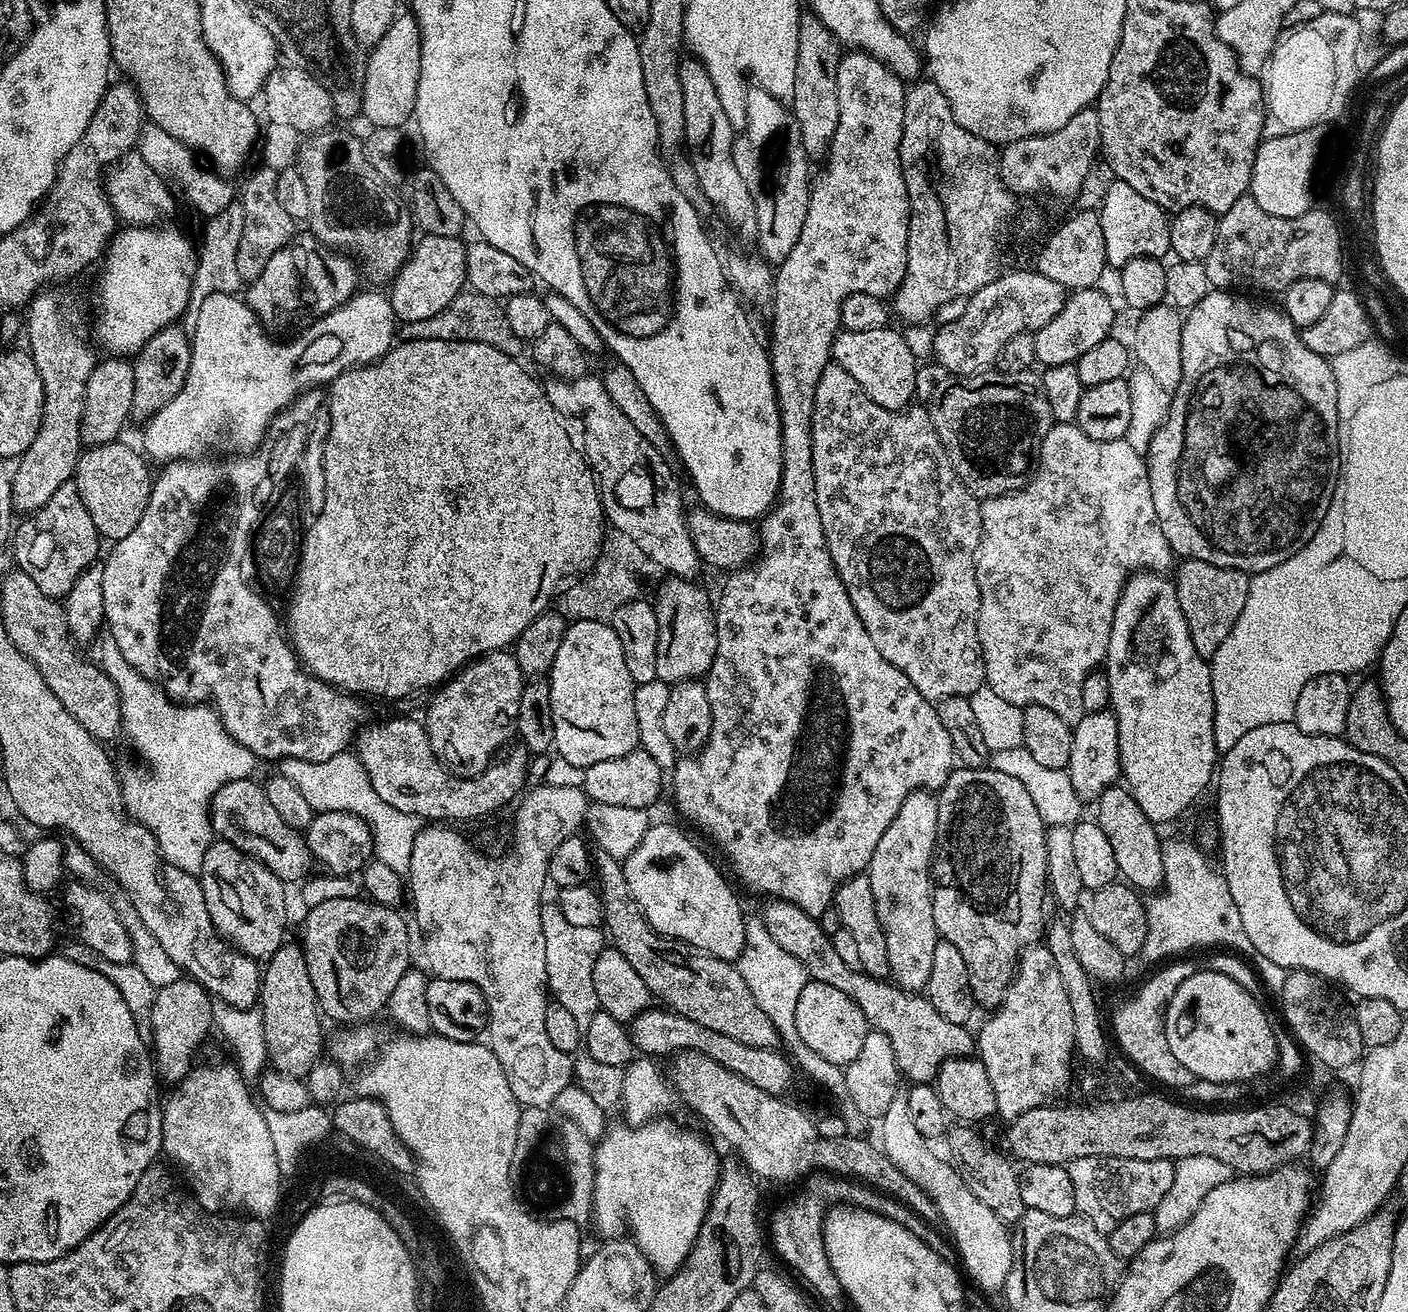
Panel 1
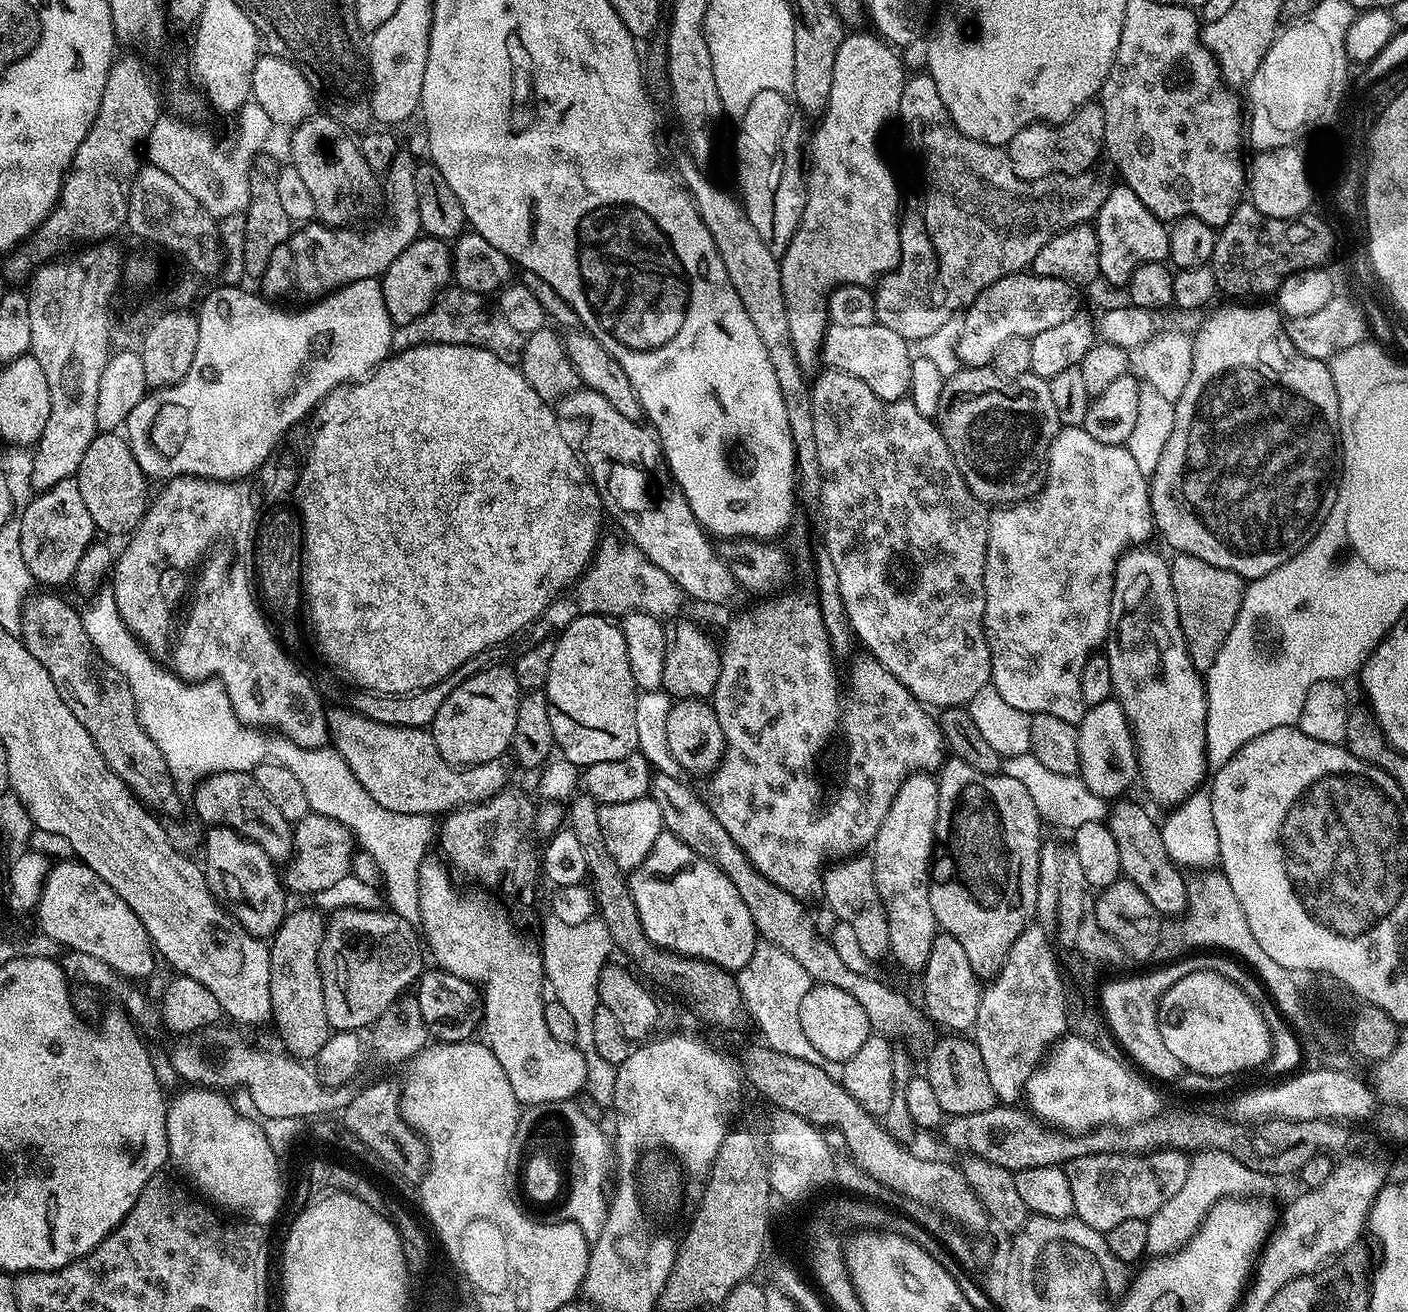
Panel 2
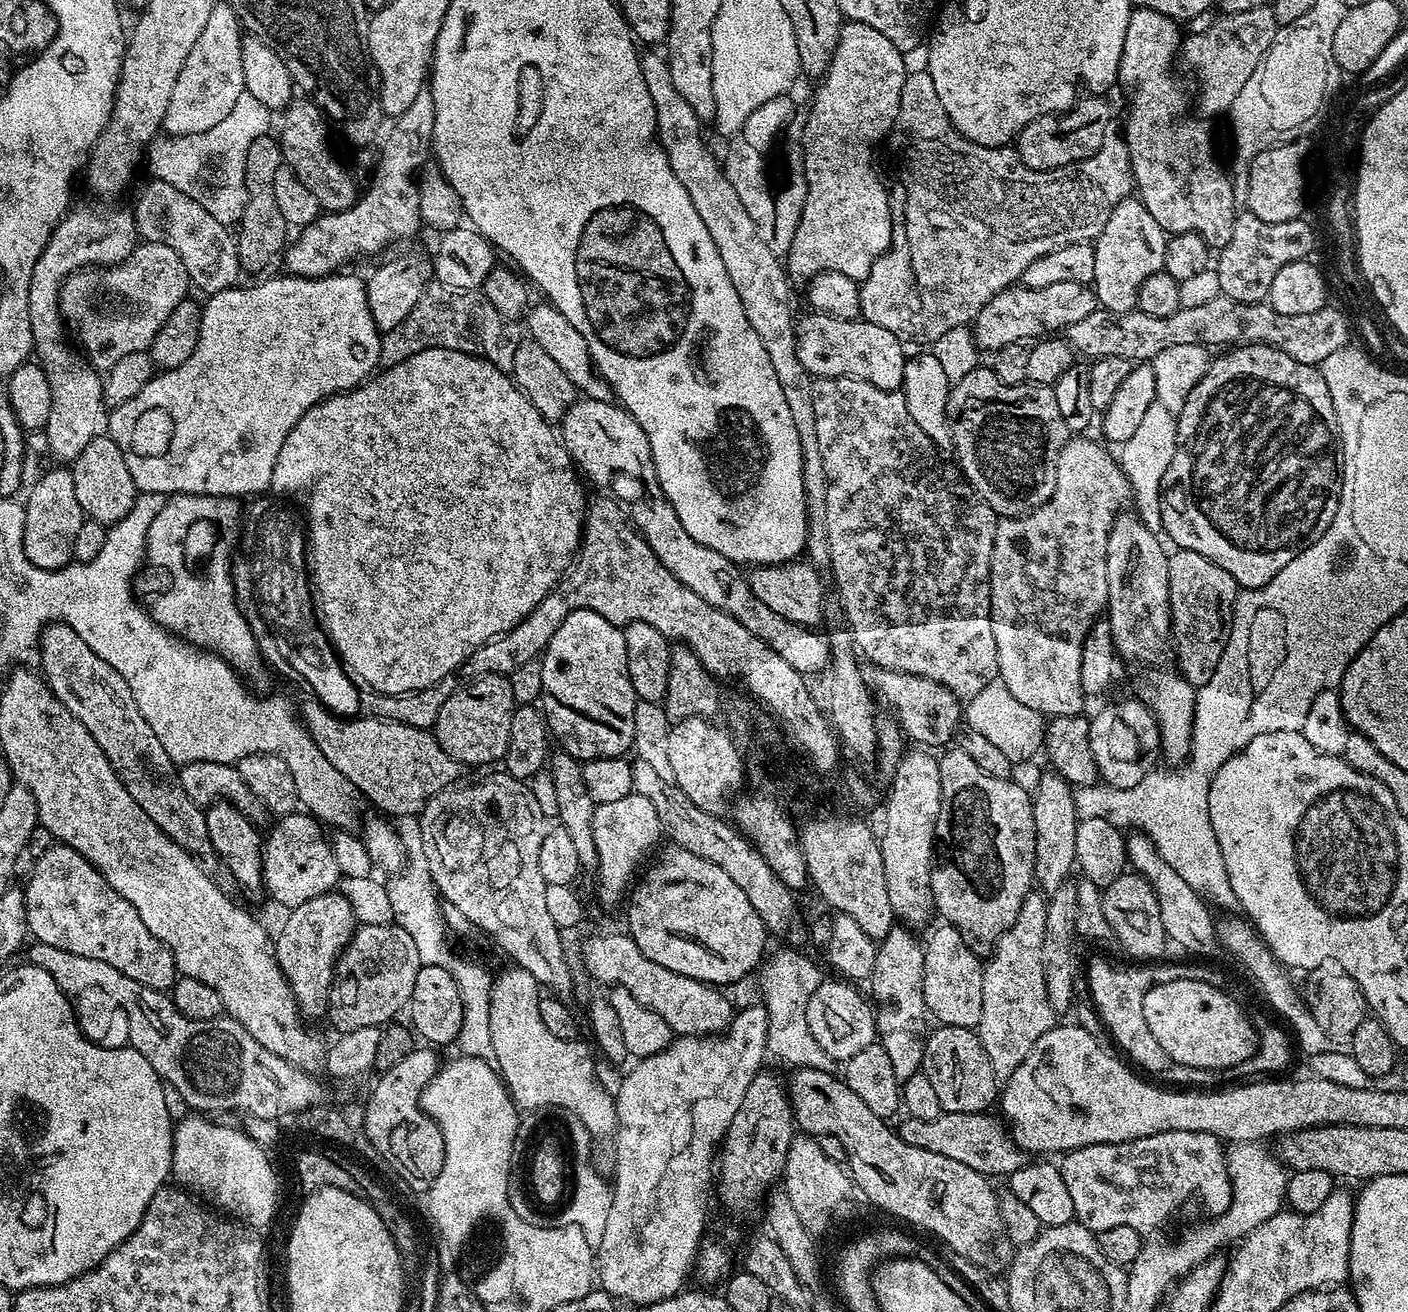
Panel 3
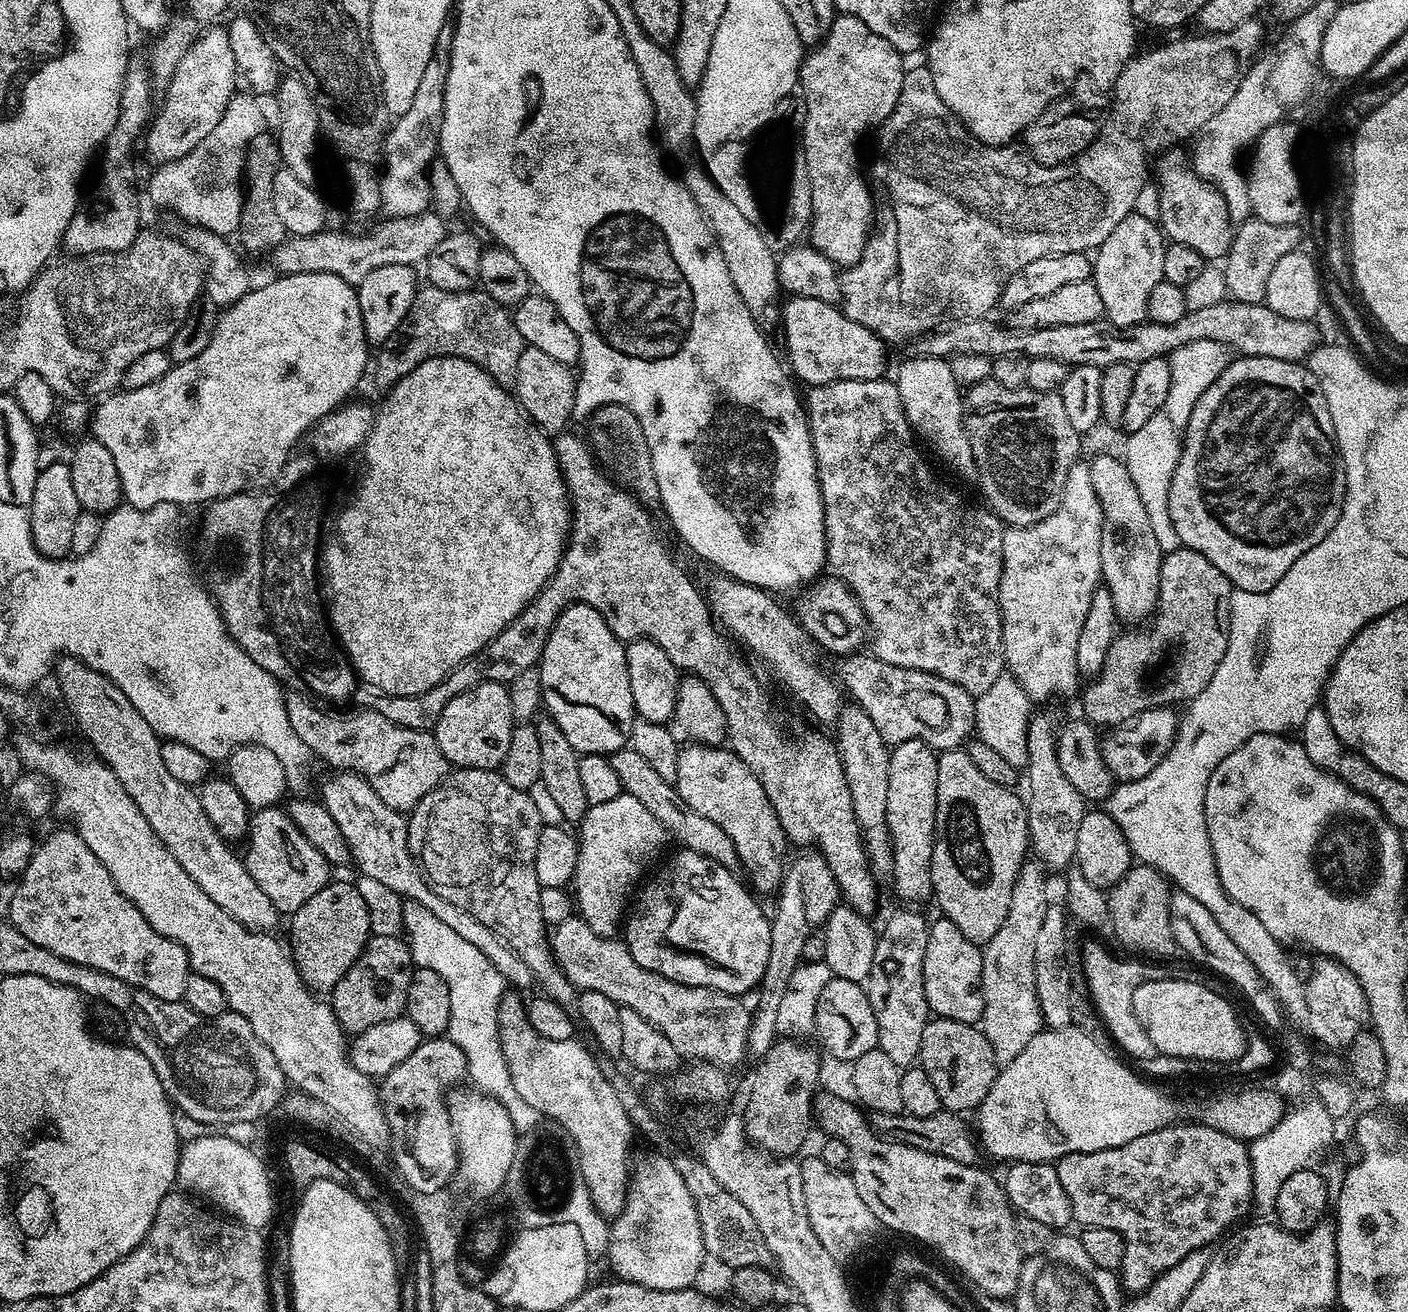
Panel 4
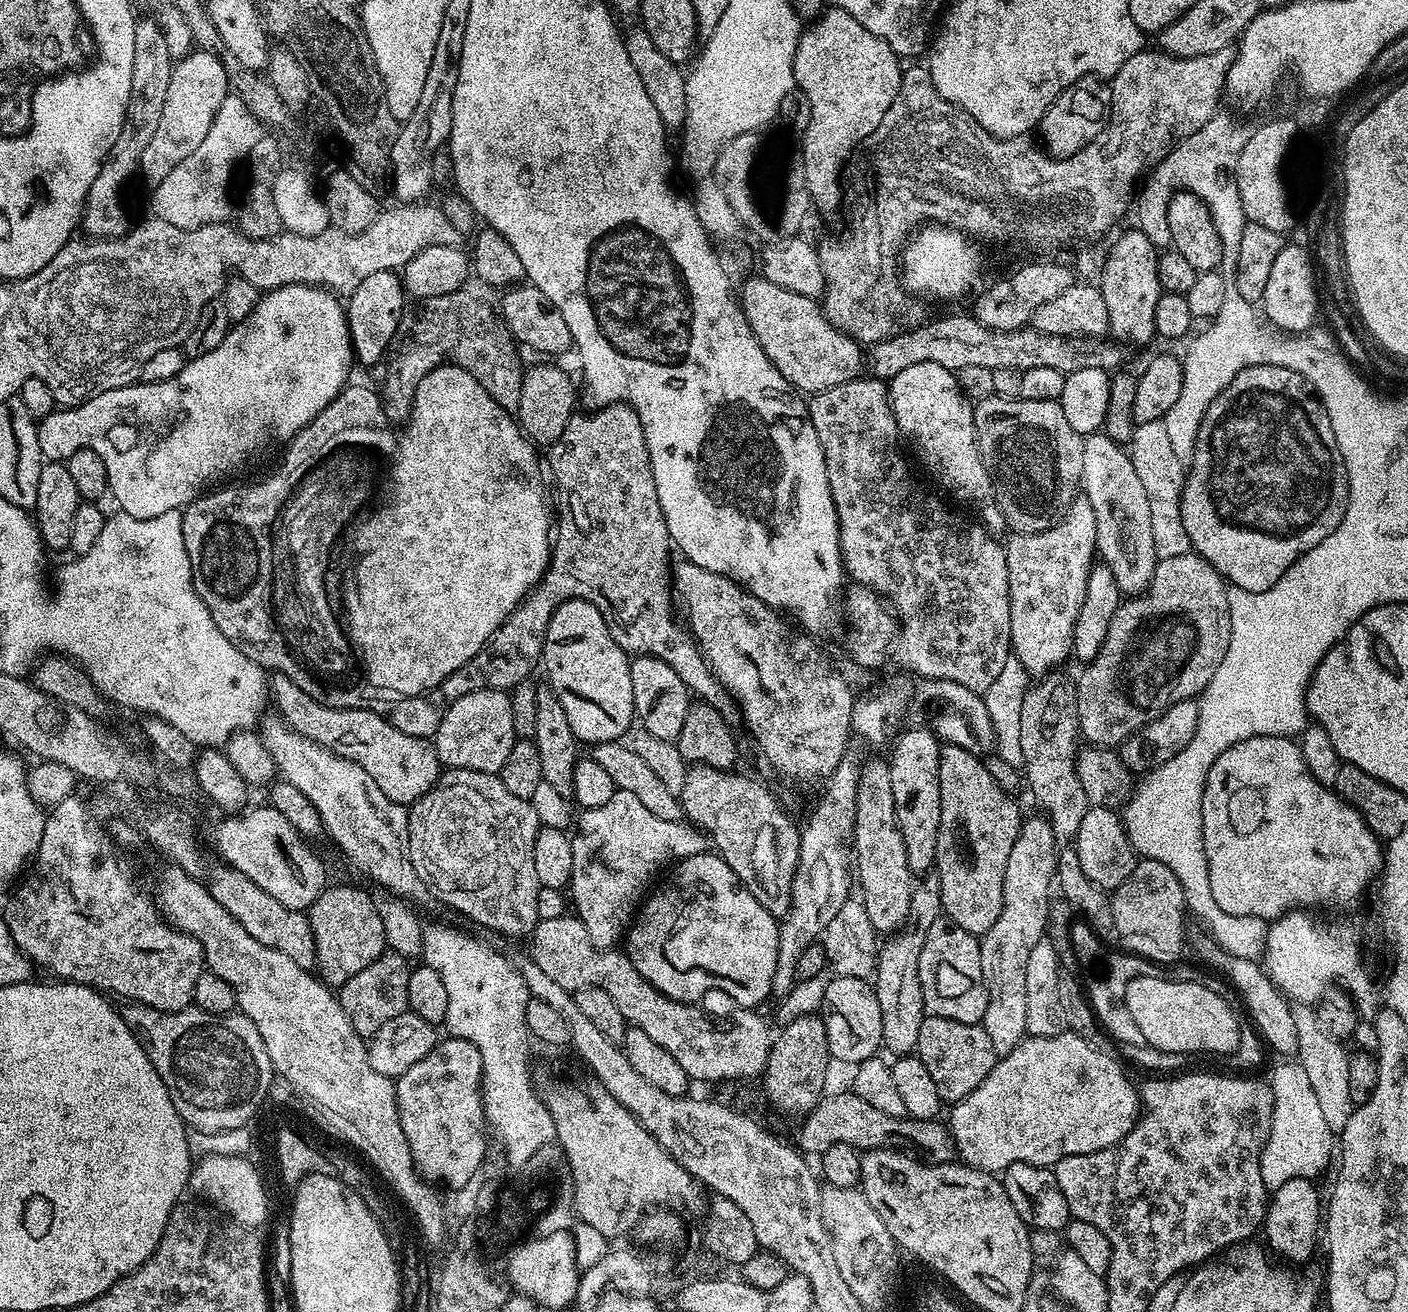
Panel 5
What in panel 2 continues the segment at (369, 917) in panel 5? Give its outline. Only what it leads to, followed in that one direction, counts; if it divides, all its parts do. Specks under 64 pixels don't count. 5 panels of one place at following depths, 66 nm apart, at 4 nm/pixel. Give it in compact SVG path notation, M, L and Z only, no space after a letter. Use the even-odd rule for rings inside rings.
M307 906L289 911L270 940L271 1023L280 1031L283 1051L301 1062L311 1061L326 1046L330 1035L324 1009L323 982L318 964L326 918L318 909Z

